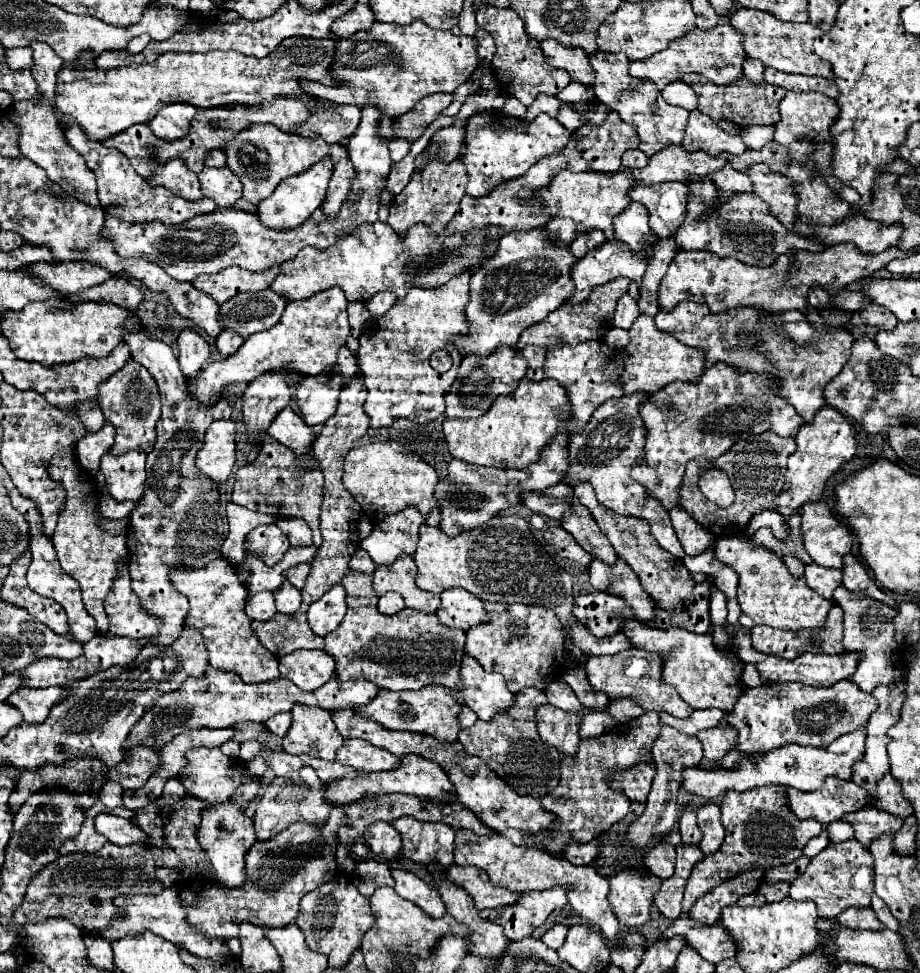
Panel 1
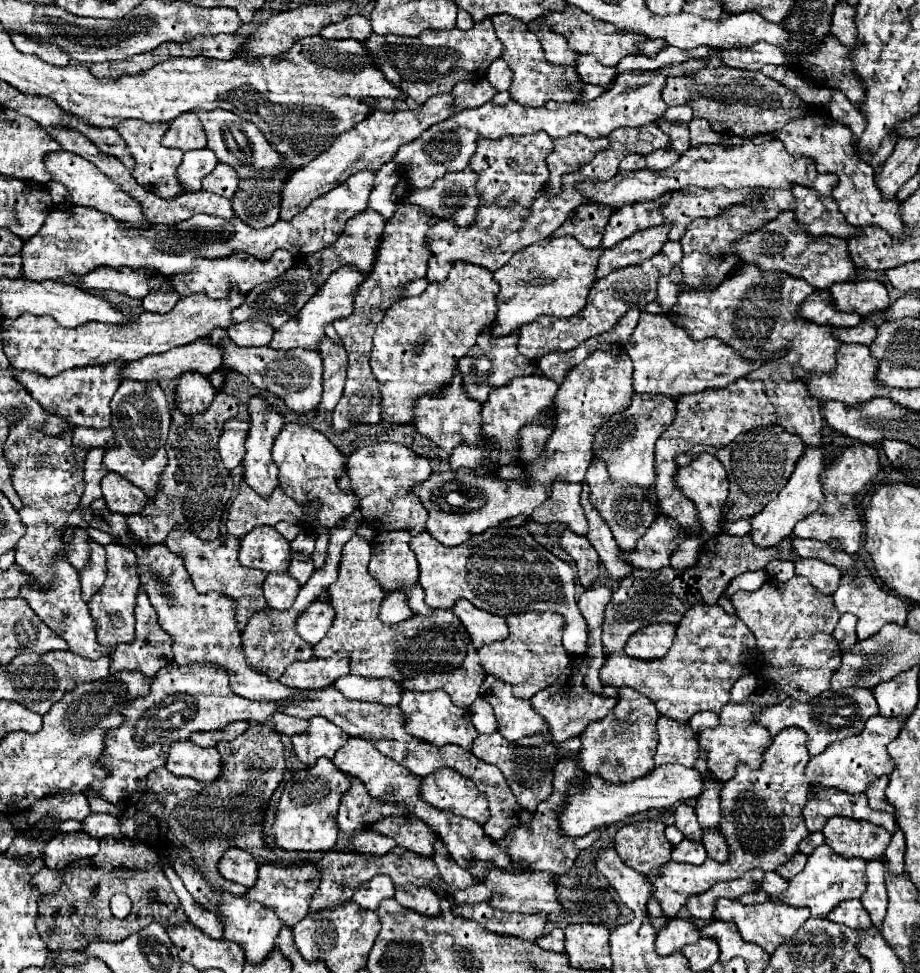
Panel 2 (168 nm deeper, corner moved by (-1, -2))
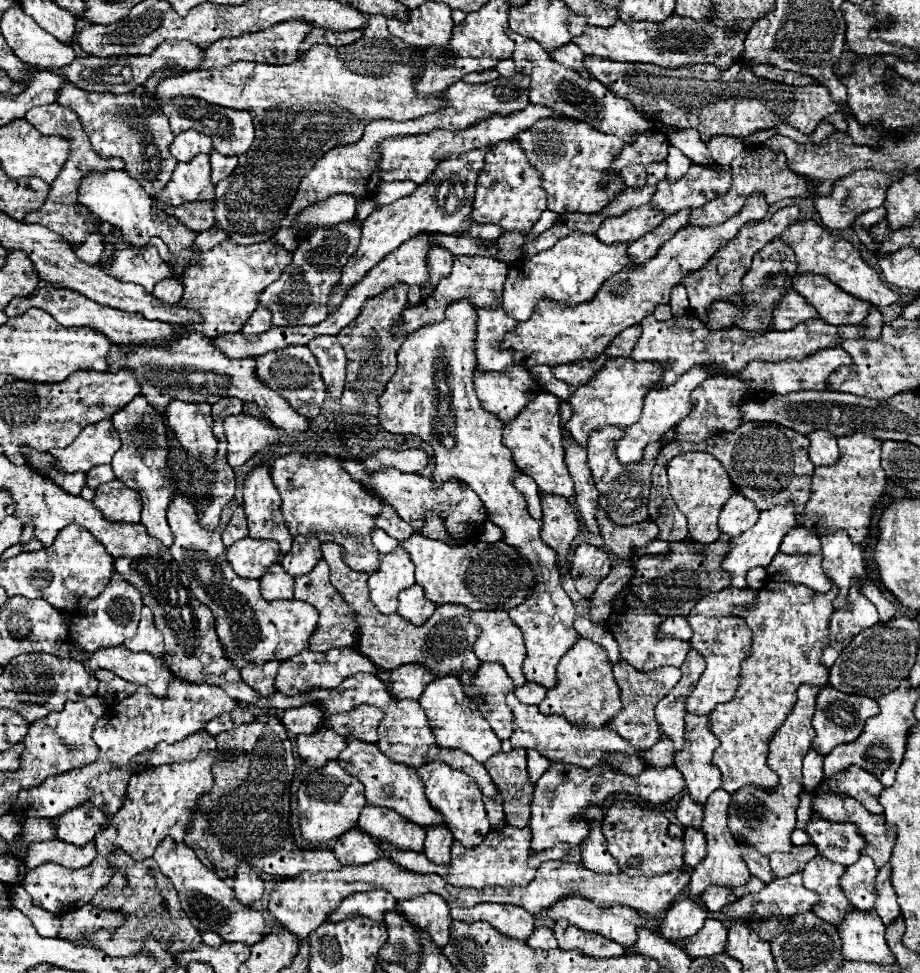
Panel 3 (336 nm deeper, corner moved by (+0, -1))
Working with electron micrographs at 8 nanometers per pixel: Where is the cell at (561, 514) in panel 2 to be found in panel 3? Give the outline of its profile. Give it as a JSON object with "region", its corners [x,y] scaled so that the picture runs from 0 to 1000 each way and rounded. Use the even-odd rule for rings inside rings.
{"region":[[[587,403],[576,417],[572,417],[554,436],[548,438],[548,456],[557,462],[559,475],[563,481],[578,489],[585,497],[587,508],[607,508],[617,514],[624,512],[624,495],[620,493],[615,475],[613,475],[613,456],[611,456],[611,440],[607,425],[609,411],[598,403]]]}

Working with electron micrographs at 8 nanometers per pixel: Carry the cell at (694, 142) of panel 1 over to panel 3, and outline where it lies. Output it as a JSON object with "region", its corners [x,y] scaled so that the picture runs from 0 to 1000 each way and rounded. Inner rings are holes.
{"region":[[[733,134],[733,136],[728,136],[726,144],[730,150],[739,152],[754,169],[761,169],[761,171],[778,169],[757,134]]]}

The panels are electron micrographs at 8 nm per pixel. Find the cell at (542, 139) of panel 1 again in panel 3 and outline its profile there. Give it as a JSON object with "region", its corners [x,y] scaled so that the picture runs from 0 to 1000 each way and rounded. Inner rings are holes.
{"region":[[[561,144],[539,148],[528,158],[528,169],[517,187],[517,201],[511,218],[511,230],[541,230],[550,238],[576,238],[593,216],[593,197],[587,193],[587,177],[578,173]]]}

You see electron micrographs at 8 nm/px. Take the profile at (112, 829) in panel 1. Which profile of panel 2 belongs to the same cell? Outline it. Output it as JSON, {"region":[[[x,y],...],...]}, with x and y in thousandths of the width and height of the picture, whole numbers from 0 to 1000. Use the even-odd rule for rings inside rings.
{"region":[[[97,836],[95,842],[90,844],[90,852],[95,858],[112,862],[112,860],[125,860],[134,862],[129,842],[123,840],[121,836]]]}

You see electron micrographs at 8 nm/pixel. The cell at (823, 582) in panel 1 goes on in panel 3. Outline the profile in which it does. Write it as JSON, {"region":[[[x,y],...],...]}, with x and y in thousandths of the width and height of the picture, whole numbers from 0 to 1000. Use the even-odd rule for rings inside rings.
{"region":[[[846,567],[841,571],[841,580],[833,584],[835,594],[843,598],[857,600],[872,600],[887,608],[902,606],[902,594],[893,586],[893,569],[852,569]]]}

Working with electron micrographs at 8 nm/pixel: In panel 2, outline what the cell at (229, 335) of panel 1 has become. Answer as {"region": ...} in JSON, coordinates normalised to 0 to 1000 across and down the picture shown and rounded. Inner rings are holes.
{"region":[[[266,330],[266,332],[251,334],[247,342],[258,355],[264,355],[264,357],[292,355],[297,346],[297,338],[290,332],[282,332],[282,330]]]}

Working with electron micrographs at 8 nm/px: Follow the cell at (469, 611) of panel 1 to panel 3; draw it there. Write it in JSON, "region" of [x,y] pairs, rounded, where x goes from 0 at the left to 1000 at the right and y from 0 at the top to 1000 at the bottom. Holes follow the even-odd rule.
{"region":[[[550,627],[515,629],[513,639],[520,641],[524,652],[515,662],[515,670],[524,680],[539,678],[548,684],[550,693],[561,705],[570,705],[567,680],[572,676],[572,664],[565,645],[554,637]]]}

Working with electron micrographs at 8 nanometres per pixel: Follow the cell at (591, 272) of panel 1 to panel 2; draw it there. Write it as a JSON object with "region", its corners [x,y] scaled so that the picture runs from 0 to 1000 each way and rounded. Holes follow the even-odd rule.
{"region":[[[729,231],[708,233],[708,235],[686,242],[682,248],[675,248],[673,252],[668,252],[664,256],[655,256],[649,276],[647,276],[647,285],[655,287],[662,281],[666,281],[668,276],[677,276],[682,272],[695,272],[695,270],[712,264],[718,258],[721,250],[725,248],[727,233]]]}

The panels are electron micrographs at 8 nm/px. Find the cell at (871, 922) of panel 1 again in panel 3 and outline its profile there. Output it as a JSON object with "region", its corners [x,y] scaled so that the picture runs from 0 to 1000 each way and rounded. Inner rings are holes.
{"region":[[[893,880],[883,882],[872,894],[876,913],[880,913],[883,917],[889,917],[889,923],[891,923],[889,929],[885,929],[883,937],[902,950],[915,948],[920,937],[926,935],[926,929],[917,921],[911,906],[917,894],[920,892],[915,888],[907,888]]]}

